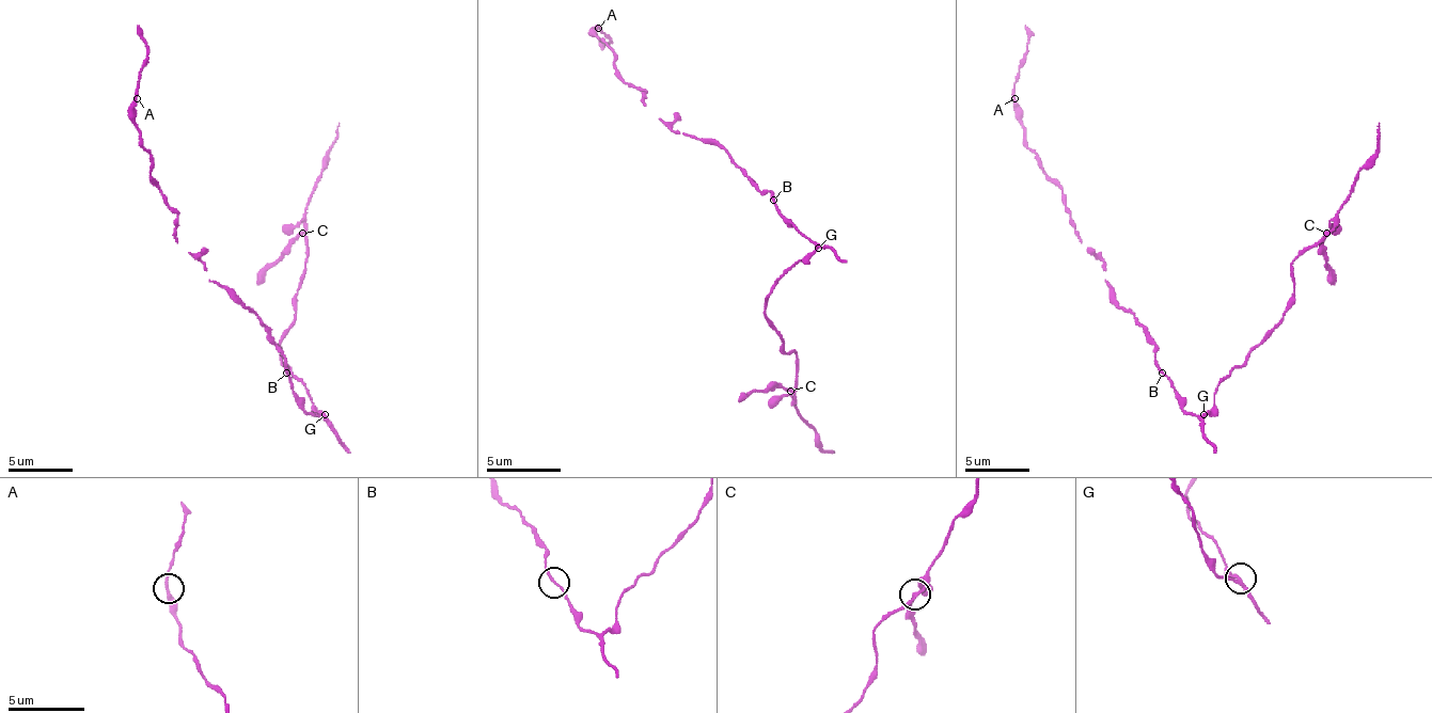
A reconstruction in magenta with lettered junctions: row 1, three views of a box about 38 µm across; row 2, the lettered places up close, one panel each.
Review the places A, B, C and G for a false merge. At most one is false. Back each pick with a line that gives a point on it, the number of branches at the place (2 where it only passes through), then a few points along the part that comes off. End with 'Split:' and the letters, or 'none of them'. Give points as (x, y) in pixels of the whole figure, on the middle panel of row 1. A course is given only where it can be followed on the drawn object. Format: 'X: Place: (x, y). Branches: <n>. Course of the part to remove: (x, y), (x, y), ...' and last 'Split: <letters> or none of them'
C: Place: (790, 391). Branches: 3. Course of the part to remove: (791, 390), (769, 385), (739, 400)
Split: C

